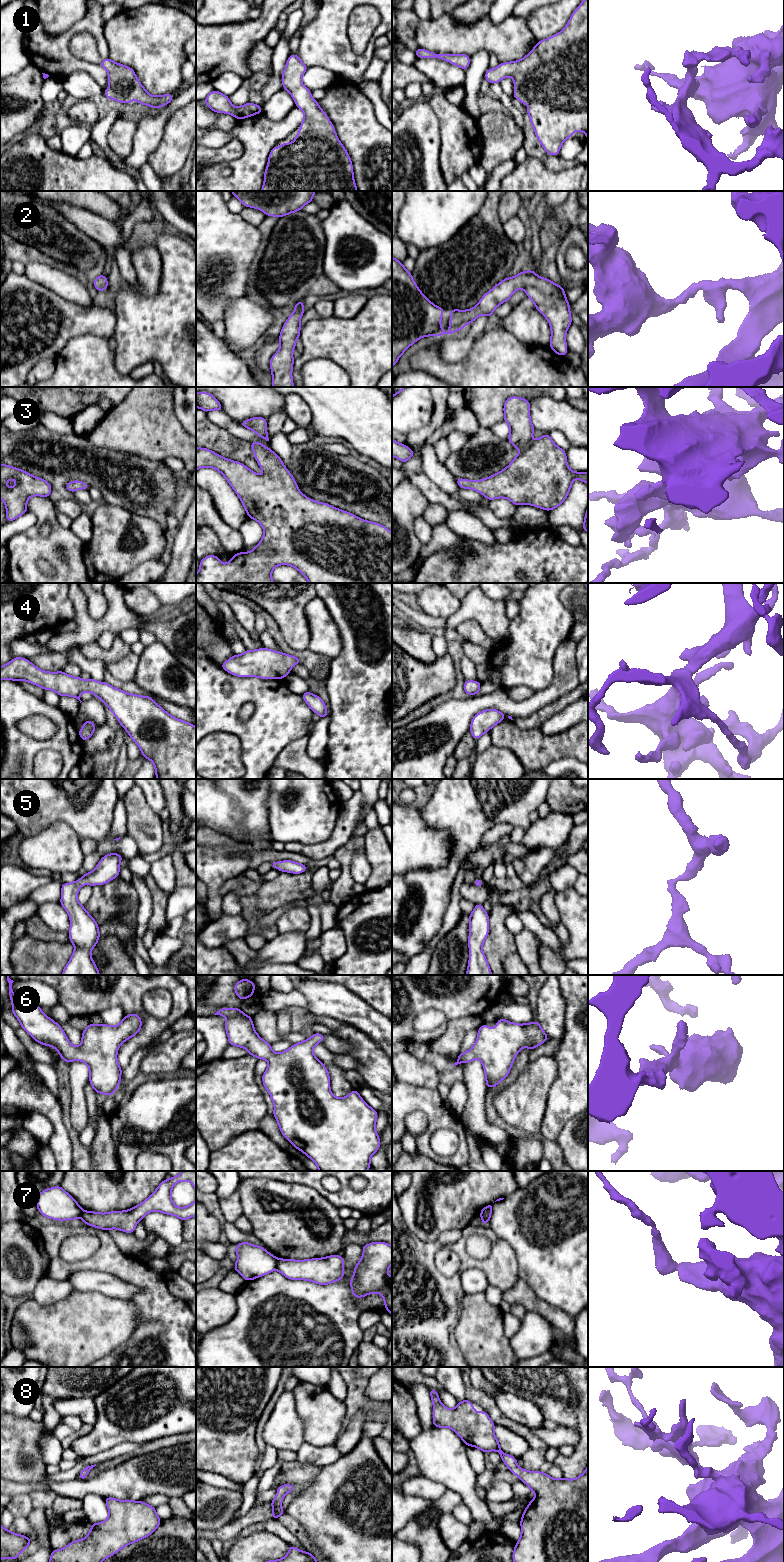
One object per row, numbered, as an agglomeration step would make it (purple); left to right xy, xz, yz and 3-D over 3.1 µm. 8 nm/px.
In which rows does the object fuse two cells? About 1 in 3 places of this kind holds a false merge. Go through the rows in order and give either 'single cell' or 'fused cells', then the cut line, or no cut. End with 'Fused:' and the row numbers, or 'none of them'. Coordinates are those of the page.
1: single cell; no cut
2: single cell; no cut
3: single cell; no cut
4: single cell; no cut
5: single cell; no cut
6: single cell; no cut
7: fused cells; cut in xz along (278, 1258), (276, 1268)
8: single cell; no cut
Fused: 7

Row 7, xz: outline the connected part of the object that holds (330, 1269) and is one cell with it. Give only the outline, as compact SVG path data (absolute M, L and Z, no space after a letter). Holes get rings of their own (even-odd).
M336 1254L306 1260L278 1258L277 1270L291 1280L327 1285L344 1278L344 1257Z

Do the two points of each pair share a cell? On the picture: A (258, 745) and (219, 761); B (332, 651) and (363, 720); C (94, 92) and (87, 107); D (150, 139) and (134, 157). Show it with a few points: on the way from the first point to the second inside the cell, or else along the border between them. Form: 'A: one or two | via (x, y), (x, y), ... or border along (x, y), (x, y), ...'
A: two | border along (227, 732), (239, 740), (240, 760), (245, 768)
B: two | border along (340, 634), (341, 652), (332, 659)
C: two | border along (96, 99), (79, 99), (76, 101)
D: one | via (146, 143), (138, 153)

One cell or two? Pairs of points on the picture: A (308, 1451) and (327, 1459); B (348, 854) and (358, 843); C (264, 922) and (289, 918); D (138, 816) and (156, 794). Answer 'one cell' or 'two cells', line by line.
A: one cell
B: one cell
C: two cells
D: two cells

